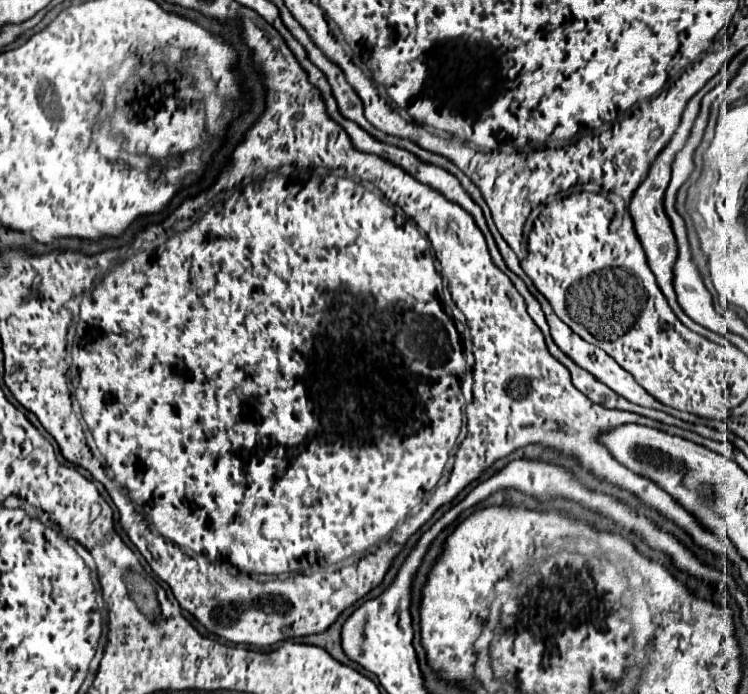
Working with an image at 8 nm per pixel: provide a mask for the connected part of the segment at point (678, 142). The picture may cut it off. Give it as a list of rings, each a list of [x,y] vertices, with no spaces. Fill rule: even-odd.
[[[702,88],[700,92],[696,92],[696,94],[688,100],[688,104],[686,104],[686,108],[684,108],[684,114],[682,114],[682,122],[678,124],[678,128],[676,128],[674,136],[670,138],[670,142],[666,144],[666,148],[664,148],[664,150],[656,156],[656,160],[652,162],[650,172],[648,172],[646,180],[644,180],[644,182],[638,186],[638,190],[634,192],[628,210],[630,210],[630,216],[632,216],[632,220],[634,220],[634,228],[636,228],[636,234],[638,234],[638,238],[640,238],[640,244],[642,244],[642,248],[644,248],[644,252],[646,252],[650,270],[656,274],[656,284],[658,284],[660,292],[664,294],[668,306],[670,306],[672,312],[676,314],[676,318],[678,318],[686,328],[690,328],[692,332],[696,332],[696,334],[708,338],[710,342],[720,344],[720,342],[724,340],[722,336],[718,336],[718,334],[714,334],[714,332],[702,328],[700,324],[692,322],[692,320],[680,310],[680,306],[678,306],[678,302],[676,302],[676,292],[674,292],[674,286],[672,286],[672,268],[674,268],[676,254],[678,254],[678,252],[676,252],[676,238],[674,238],[674,232],[672,232],[672,228],[670,228],[670,220],[668,220],[668,216],[666,216],[666,212],[664,212],[664,206],[662,206],[664,190],[666,190],[666,186],[668,186],[668,182],[670,182],[672,158],[674,158],[676,150],[680,150],[680,146],[684,146],[684,138],[688,136],[688,130],[690,130],[690,126],[692,126],[696,114],[698,114],[698,110],[700,110],[700,100],[702,100],[702,96],[704,96],[706,92],[708,92],[708,90]]]

